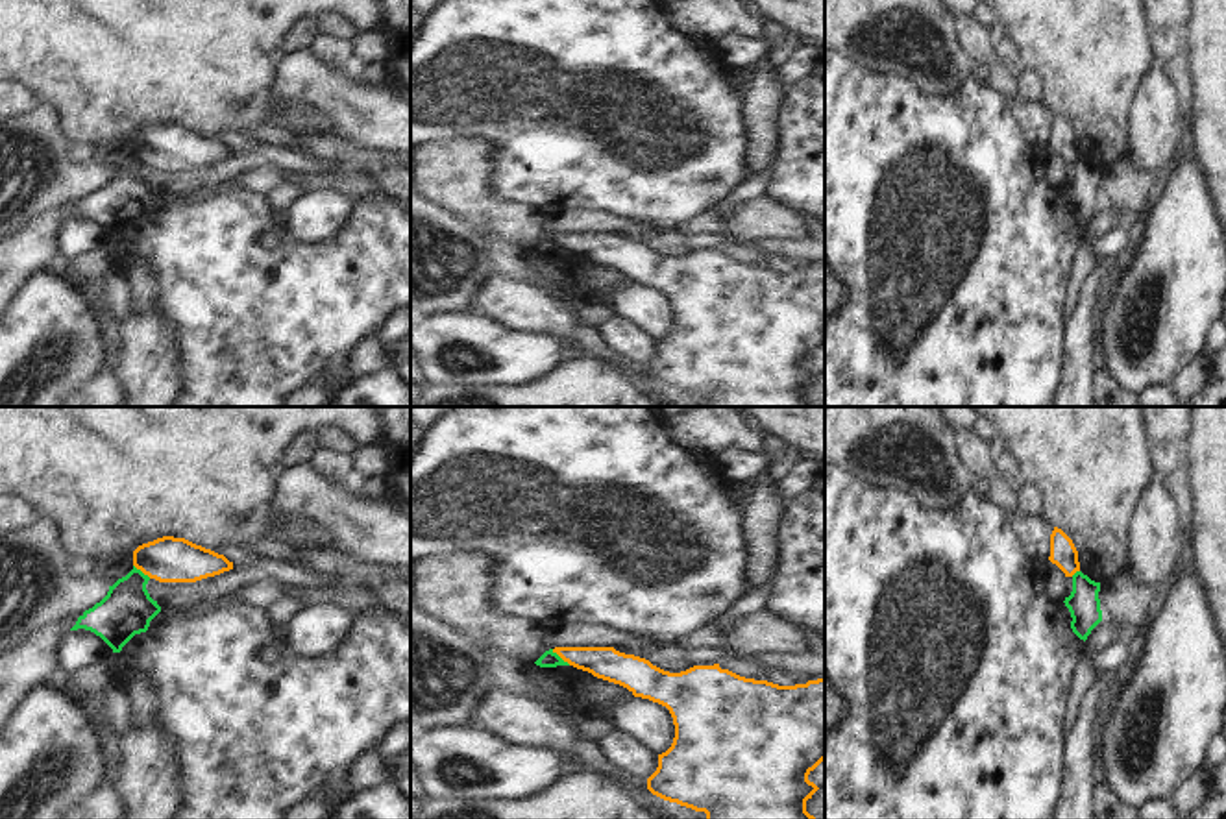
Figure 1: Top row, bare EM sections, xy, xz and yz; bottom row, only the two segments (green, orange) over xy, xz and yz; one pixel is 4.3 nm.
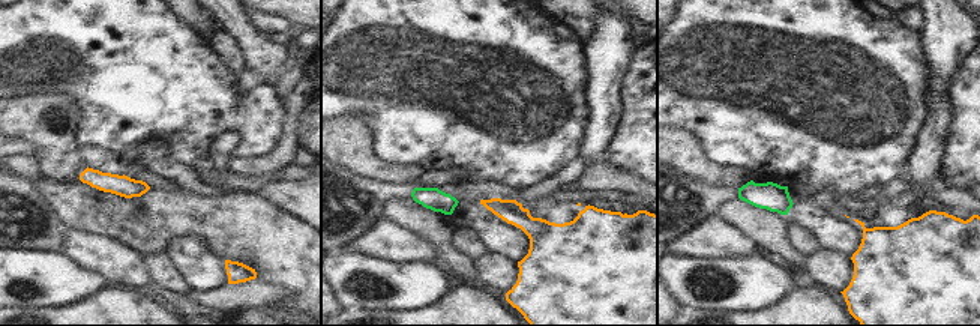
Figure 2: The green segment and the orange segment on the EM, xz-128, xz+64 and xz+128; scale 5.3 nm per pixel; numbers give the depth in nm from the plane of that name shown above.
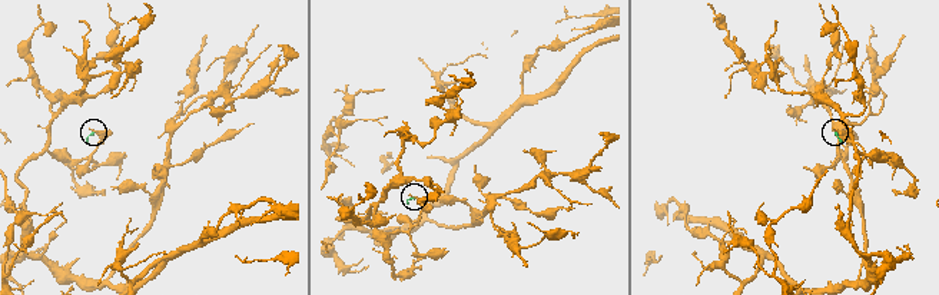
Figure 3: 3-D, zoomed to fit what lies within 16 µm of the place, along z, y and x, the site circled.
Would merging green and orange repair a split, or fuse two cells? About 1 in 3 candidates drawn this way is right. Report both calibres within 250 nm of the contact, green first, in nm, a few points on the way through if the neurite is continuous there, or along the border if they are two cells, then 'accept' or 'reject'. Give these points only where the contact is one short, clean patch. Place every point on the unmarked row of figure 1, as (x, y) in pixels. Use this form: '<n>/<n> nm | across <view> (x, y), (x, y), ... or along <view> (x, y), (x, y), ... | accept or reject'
70/140 nm | along xz (551, 235), (570, 250) | reject

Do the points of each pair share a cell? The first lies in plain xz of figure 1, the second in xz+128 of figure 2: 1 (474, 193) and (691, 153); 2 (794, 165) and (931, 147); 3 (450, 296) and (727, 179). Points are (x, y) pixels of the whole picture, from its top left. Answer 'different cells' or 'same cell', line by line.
1: same cell
2: different cells
3: different cells

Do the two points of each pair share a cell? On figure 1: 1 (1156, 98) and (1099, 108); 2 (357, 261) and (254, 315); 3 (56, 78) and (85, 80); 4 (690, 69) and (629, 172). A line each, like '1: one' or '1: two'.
1: two
2: one
3: one
4: one

